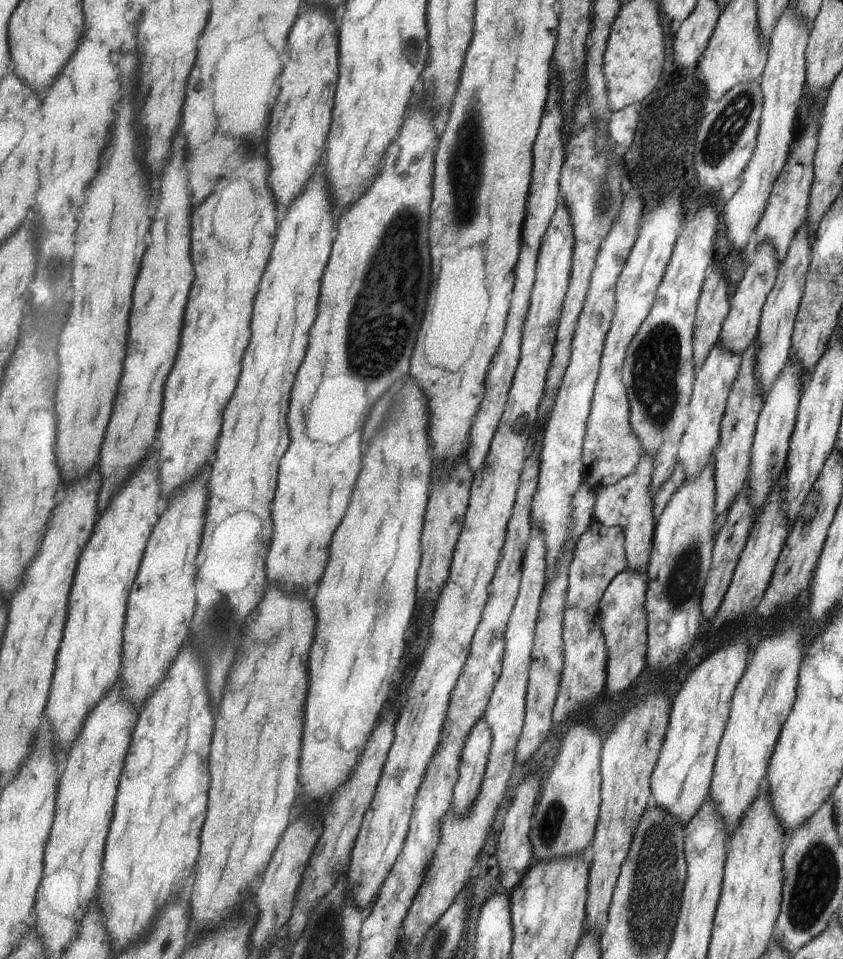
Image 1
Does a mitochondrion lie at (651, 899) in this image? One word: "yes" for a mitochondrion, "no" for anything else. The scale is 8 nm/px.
yes

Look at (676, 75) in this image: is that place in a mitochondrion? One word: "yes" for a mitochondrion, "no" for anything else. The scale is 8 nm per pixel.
no

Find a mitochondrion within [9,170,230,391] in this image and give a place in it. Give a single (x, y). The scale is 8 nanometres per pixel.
(55, 264)

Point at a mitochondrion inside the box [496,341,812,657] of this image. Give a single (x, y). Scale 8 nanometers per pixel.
(682, 582)

